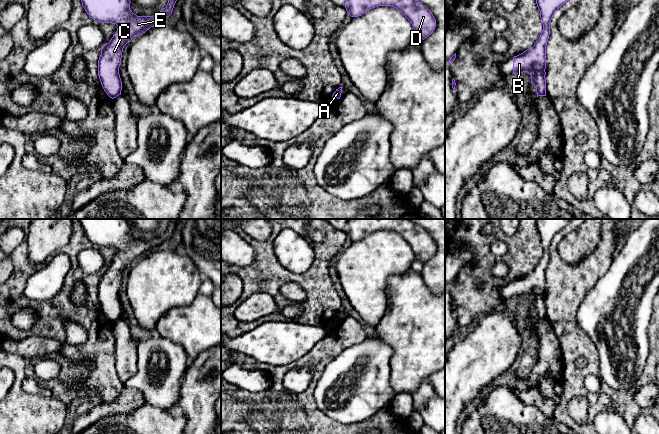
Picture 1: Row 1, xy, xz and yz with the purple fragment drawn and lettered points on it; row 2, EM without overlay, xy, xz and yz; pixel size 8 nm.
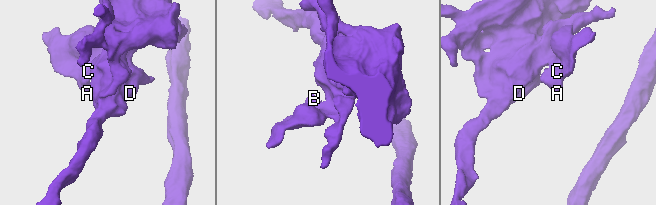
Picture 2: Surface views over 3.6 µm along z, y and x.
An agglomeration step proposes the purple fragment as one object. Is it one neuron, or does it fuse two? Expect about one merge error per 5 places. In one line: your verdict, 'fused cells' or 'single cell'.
single cell

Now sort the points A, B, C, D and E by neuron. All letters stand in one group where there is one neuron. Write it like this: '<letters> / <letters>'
A B C D E

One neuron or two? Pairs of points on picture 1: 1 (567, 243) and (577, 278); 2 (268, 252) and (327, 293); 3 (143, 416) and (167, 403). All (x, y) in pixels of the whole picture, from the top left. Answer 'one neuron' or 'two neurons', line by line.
1: one neuron
2: one neuron
3: two neurons

